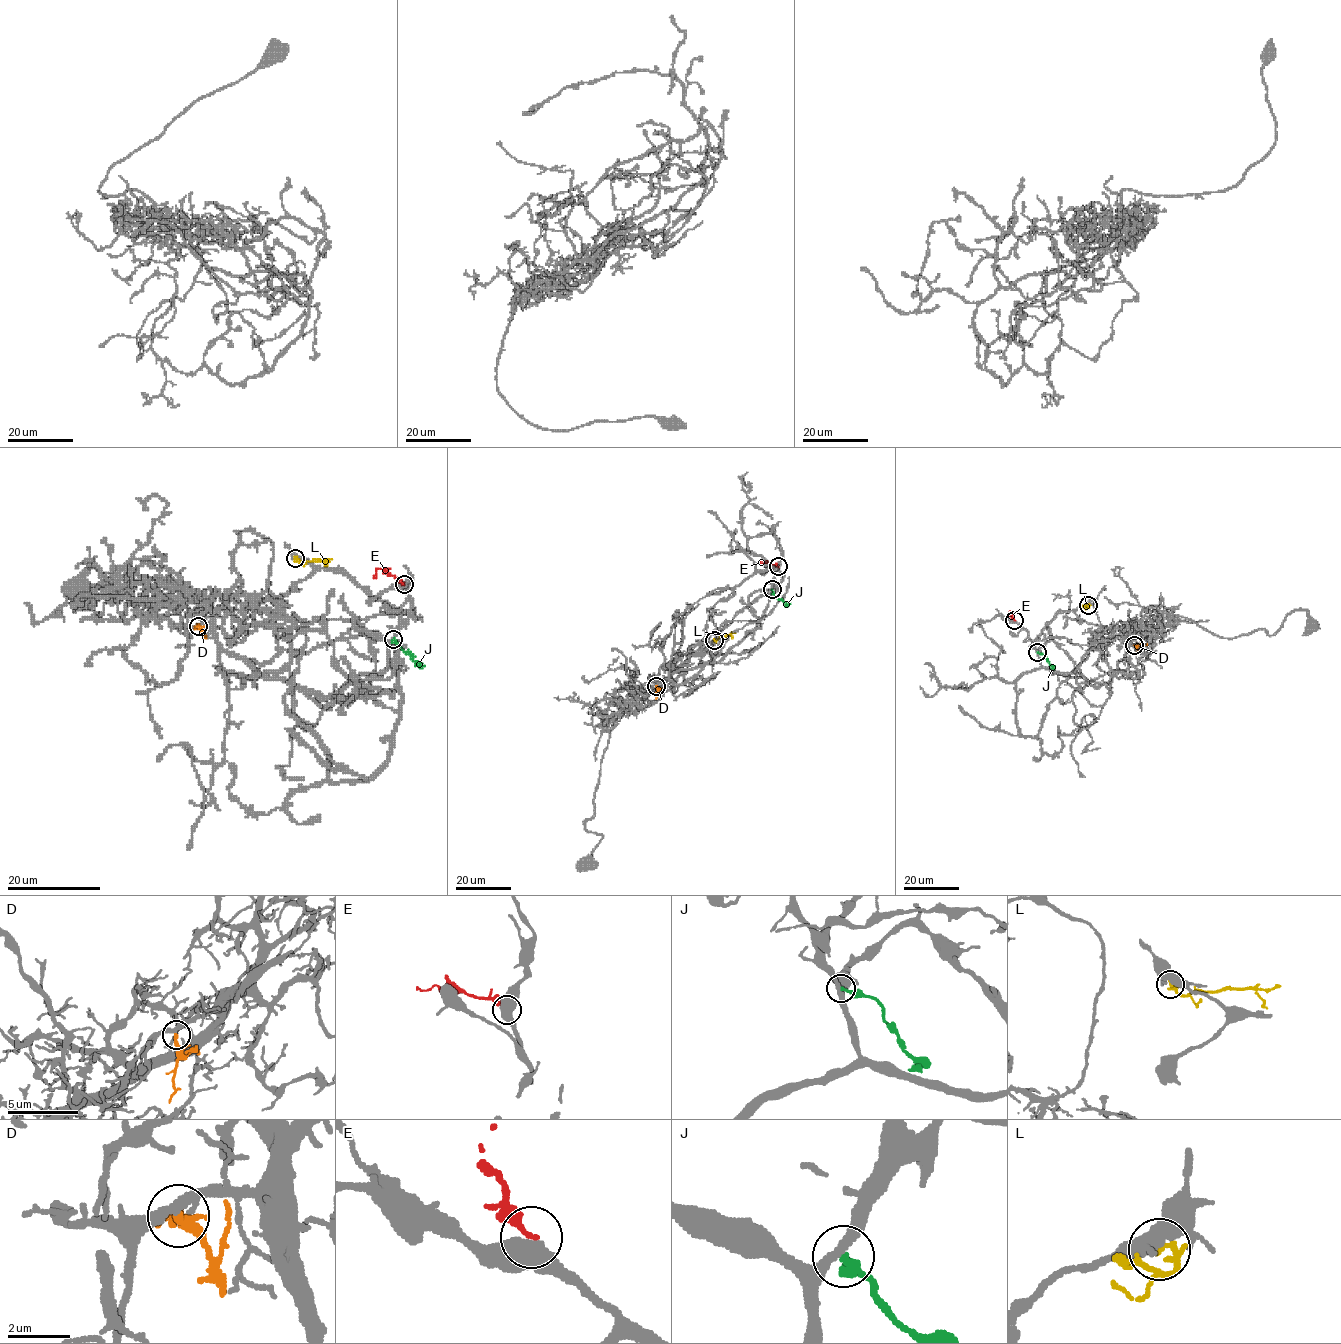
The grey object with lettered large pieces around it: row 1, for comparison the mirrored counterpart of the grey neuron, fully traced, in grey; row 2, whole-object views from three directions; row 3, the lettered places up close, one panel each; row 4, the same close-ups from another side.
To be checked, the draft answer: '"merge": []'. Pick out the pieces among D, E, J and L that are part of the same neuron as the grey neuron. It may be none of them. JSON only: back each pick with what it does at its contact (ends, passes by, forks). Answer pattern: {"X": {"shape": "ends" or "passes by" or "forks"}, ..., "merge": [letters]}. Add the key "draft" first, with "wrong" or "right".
{"draft": "wrong", "D": {"shape": "ends"}, "merge": ["D"]}

